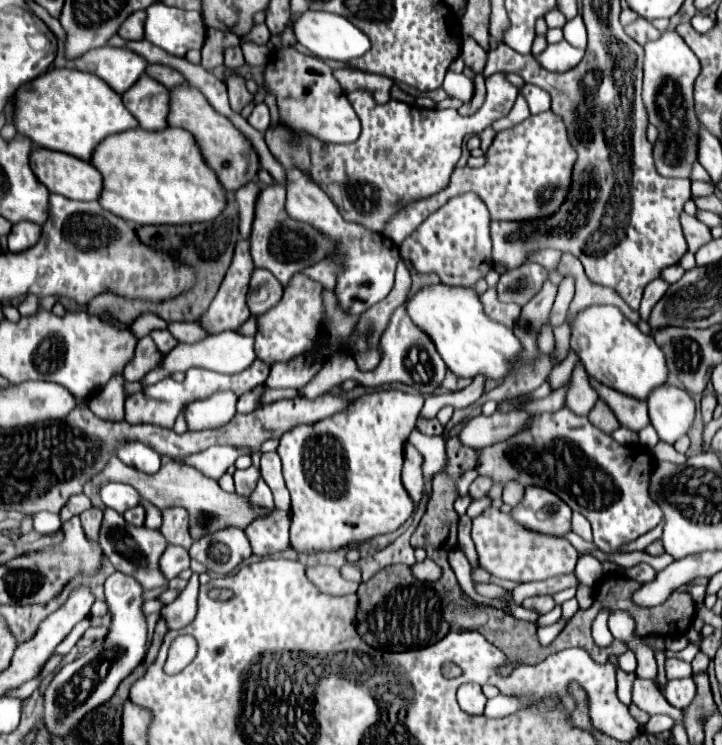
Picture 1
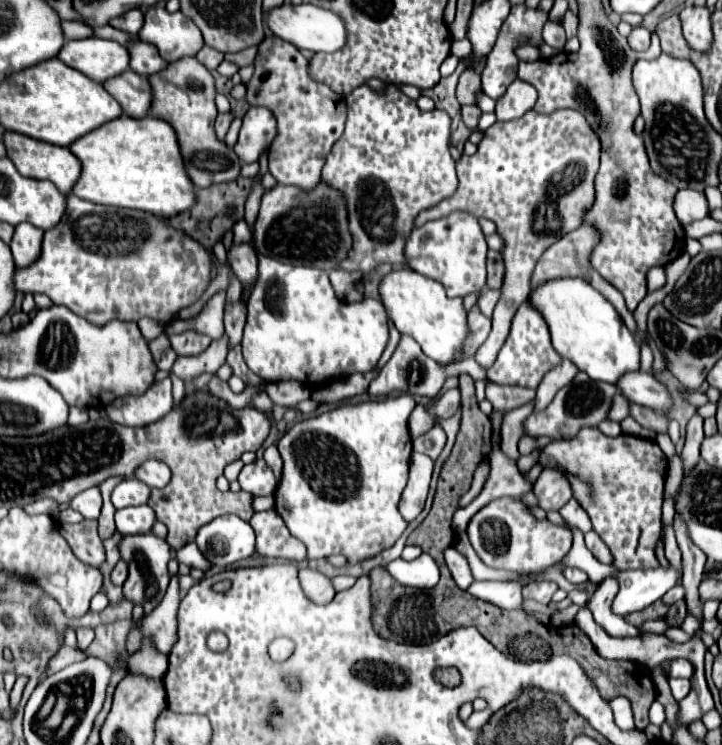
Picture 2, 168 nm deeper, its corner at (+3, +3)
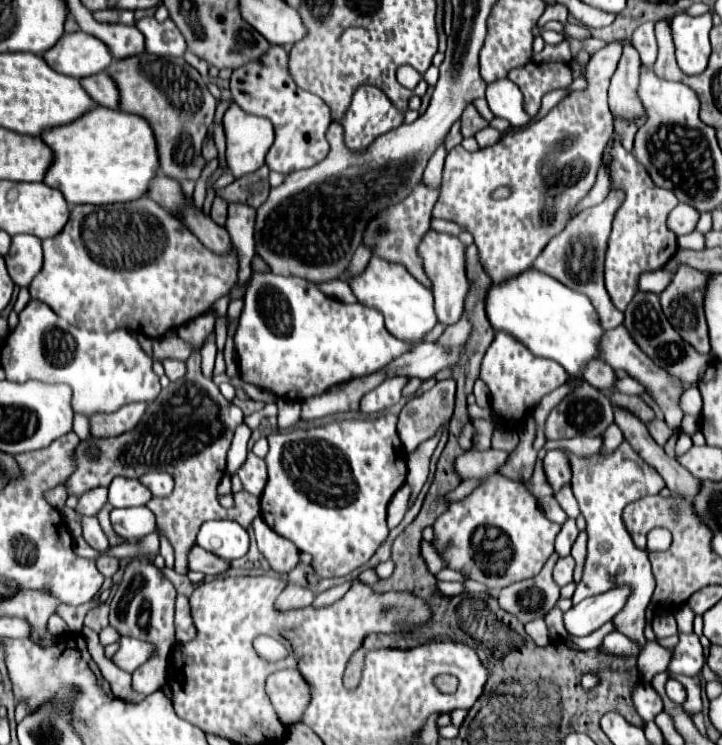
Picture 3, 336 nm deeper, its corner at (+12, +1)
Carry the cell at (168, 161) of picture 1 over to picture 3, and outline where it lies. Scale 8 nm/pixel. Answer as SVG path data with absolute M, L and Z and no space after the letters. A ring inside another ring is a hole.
M100 105L68 127L44 131L42 141L54 151L54 163L48 169L44 183L60 189L70 205L128 203L130 199L146 197L148 185L160 175L156 137L148 121L140 115Z

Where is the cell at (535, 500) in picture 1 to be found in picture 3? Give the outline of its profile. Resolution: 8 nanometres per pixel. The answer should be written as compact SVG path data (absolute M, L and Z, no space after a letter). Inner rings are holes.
M548 451L544 457L544 473L546 473L546 481L552 487L554 495L570 483L570 465L568 459L562 451Z

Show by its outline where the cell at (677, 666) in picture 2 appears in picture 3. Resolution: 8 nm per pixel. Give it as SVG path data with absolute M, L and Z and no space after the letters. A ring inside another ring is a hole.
M680 633L680 643L674 647L672 661L666 669L668 675L688 675L696 677L704 665L704 655L702 655L702 645L698 641L698 635L684 635Z

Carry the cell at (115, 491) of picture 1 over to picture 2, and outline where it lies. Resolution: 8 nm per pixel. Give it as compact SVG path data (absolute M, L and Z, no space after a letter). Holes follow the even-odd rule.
M125 477L113 491L111 501L115 505L115 509L123 509L123 507L131 507L131 505L145 505L149 501L151 489L139 481L137 477Z

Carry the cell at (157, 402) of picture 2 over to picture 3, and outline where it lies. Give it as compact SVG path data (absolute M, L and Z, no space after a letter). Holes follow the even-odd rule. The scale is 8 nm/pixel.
M130 403L114 413L96 413L90 417L90 433L94 437L116 437L124 431L132 431L144 417L148 403Z

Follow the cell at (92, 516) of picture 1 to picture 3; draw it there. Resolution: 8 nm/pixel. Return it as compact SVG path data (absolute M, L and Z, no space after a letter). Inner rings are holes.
M98 557L96 559L96 567L98 571L104 575L104 577L112 577L118 569L118 559L112 559L112 557Z

